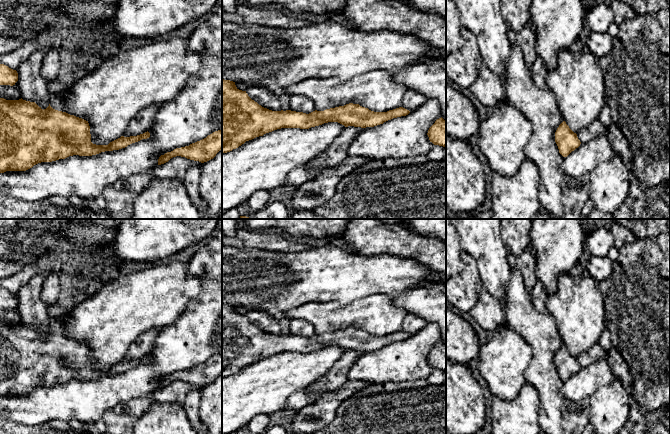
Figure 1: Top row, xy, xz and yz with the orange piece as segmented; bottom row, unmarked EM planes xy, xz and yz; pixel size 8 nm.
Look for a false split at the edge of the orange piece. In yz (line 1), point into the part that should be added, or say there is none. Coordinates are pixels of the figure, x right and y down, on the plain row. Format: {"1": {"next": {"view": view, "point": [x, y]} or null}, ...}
{"1": {"next": null}}

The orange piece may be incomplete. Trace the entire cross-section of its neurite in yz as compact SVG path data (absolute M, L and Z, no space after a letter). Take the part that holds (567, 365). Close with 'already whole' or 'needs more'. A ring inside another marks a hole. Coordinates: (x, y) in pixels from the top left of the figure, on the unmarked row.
M565 345L559 349L555 356L555 366L558 370L559 377L563 381L567 381L581 368L577 358L569 352Z; already whole

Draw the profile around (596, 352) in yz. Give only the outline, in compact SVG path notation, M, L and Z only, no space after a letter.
M599 343L593 345L589 350L581 353L577 357L577 361L581 367L587 367L590 364L597 362L605 357L606 351Z

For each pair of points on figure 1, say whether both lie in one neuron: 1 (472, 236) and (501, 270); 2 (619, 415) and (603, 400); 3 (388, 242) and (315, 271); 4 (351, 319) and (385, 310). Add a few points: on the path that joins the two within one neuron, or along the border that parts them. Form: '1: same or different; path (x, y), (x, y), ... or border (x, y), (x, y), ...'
1: same; path (481, 244), (491, 254), (492, 261)
2: same; path (615, 412), (607, 404)
3: different; border (353, 251), (366, 256), (382, 254)
4: same; path (359, 314), (377, 314)

